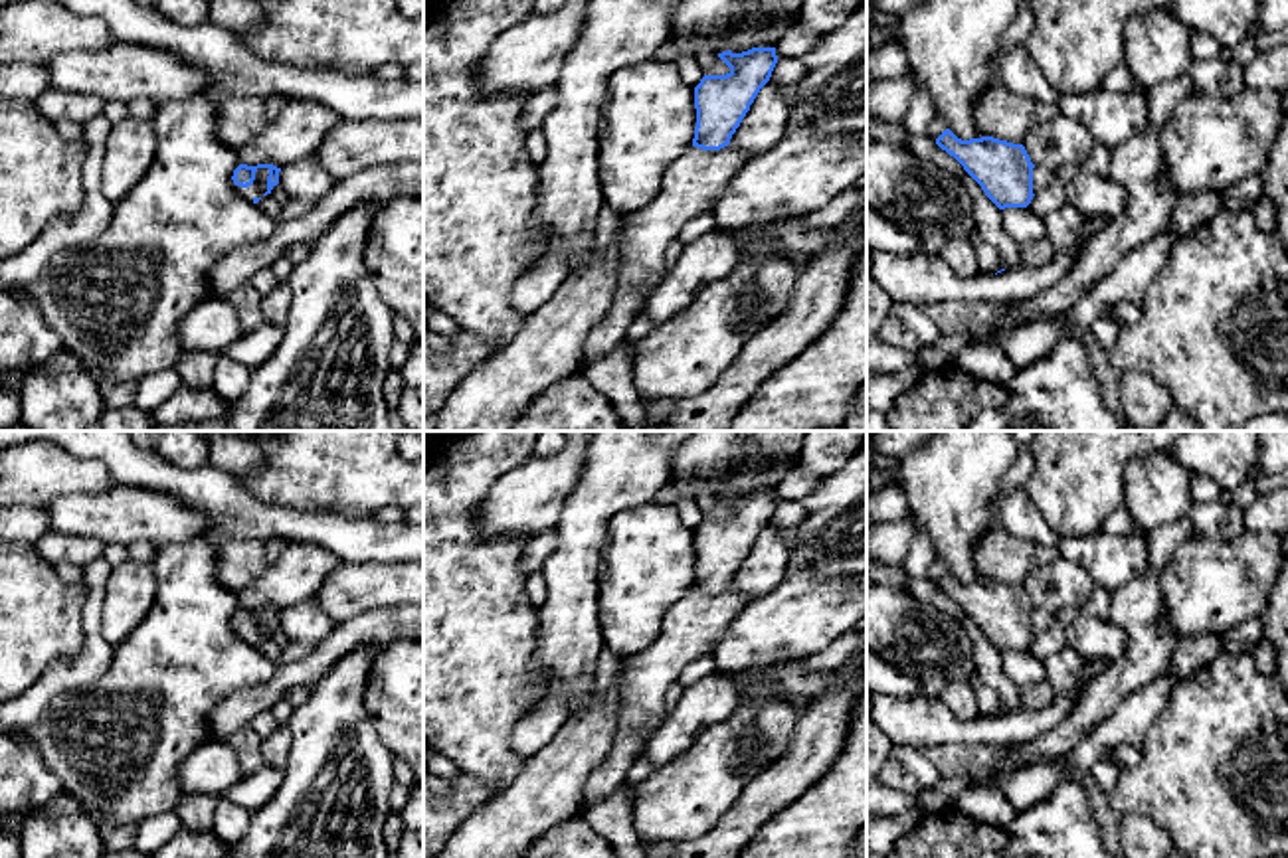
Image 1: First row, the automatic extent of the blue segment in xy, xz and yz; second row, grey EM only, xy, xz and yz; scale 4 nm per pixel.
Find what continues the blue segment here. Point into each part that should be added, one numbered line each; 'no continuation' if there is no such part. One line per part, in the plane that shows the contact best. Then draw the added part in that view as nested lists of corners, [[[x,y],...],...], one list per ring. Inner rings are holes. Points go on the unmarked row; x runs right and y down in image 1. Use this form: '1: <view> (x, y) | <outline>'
1: xy (258, 631) | [[[257,611],[255,623],[251,629],[241,631],[241,629],[235,629],[231,623],[231,631],[237,637],[241,637],[245,643],[253,644],[255,641],[263,641],[263,637],[267,635],[267,619],[269,619],[269,611]]]

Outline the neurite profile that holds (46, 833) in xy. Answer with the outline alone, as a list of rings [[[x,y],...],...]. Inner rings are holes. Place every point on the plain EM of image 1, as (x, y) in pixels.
[[[32,813],[20,834],[22,858],[101,858],[97,820],[85,813]]]

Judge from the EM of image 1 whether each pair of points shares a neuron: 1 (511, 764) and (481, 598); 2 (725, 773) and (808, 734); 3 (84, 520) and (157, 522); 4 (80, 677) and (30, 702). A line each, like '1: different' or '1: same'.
1: same
2: different
3: same
4: same

